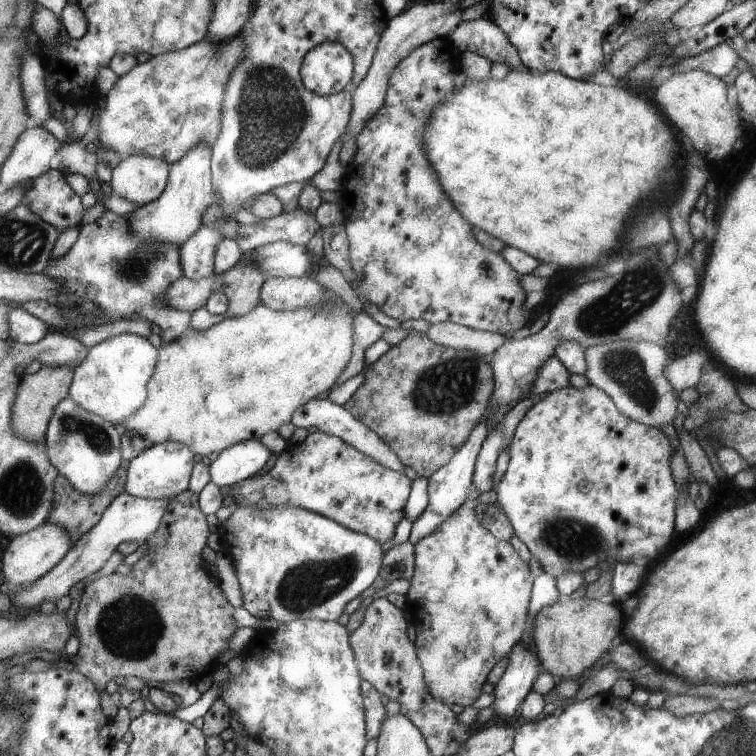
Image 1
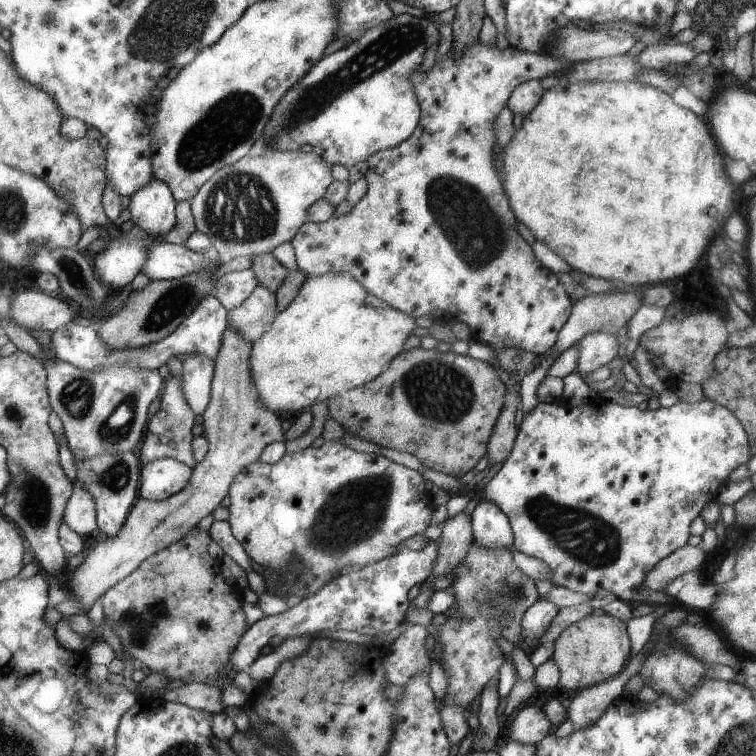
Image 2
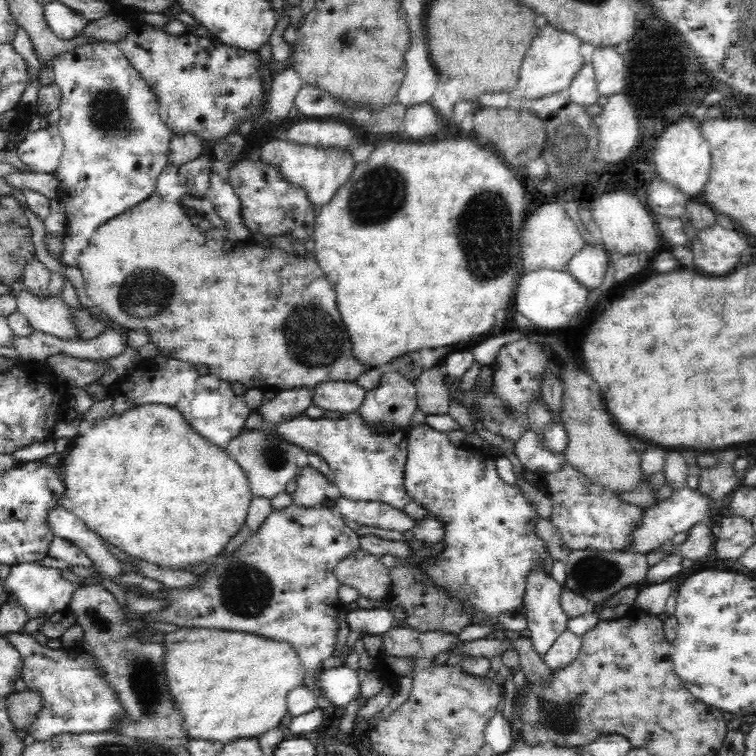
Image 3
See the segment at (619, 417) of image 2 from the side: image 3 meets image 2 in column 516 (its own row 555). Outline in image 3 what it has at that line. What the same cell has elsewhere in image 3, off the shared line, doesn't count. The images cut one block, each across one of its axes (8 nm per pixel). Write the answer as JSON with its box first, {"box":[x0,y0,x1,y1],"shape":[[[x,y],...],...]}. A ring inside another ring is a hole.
{"box":[404,422,550,620],"shape":[[[425,422],[412,425],[406,436],[408,449],[404,483],[407,494],[412,502],[427,511],[426,518],[436,517],[444,525],[444,534],[440,540],[444,542],[443,550],[420,560],[416,569],[422,571],[440,592],[460,601],[464,608],[468,603],[472,611],[484,613],[488,620],[518,610],[523,606],[528,576],[532,570],[543,568],[550,557],[545,542],[535,531],[536,522],[540,520],[536,507],[528,501],[520,487],[502,481],[494,456],[482,456],[482,452],[474,452],[472,448],[456,448],[447,433],[438,432]]]}

